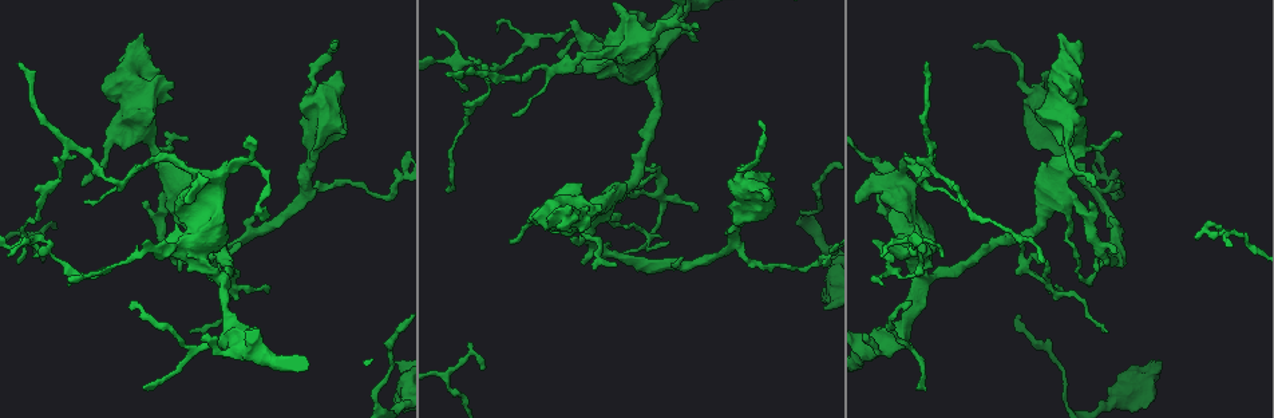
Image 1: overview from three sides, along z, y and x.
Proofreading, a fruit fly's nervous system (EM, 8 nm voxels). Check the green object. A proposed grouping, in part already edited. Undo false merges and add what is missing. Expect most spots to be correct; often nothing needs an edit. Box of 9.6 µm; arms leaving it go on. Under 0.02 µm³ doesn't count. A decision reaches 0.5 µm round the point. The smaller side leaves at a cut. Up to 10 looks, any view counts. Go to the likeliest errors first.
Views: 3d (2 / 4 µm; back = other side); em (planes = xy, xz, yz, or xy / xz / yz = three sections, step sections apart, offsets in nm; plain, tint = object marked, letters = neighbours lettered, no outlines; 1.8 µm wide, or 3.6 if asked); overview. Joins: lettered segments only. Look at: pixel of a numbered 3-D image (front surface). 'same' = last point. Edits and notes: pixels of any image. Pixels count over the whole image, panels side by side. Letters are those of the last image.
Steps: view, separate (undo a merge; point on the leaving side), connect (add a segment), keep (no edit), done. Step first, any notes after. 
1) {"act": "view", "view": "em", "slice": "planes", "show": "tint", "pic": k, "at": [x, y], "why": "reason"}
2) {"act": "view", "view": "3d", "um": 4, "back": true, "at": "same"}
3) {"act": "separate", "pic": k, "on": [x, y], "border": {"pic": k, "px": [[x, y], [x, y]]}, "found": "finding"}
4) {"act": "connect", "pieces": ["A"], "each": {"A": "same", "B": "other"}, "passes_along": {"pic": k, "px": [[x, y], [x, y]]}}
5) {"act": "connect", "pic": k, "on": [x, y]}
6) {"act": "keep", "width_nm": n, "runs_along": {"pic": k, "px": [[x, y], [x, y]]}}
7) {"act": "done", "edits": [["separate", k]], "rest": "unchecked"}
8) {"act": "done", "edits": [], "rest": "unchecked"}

{"act": "view", "view": "em", "um": 3.6, "slice": "xz", "step": 4, "show": "tint", "pic": 1, "at": [247, 162], "why": "sudden change in width"}

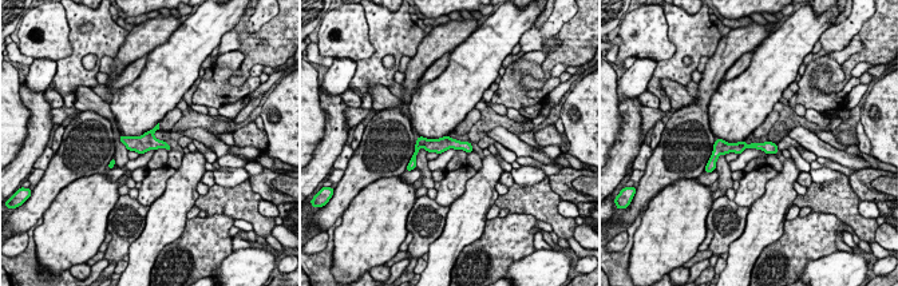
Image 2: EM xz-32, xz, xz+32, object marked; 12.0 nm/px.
{"act": "view", "view": "em", "um": 3.6, "slice": "xy", "step": 16, "show": "tint", "at": "same", "why": "another direction"}

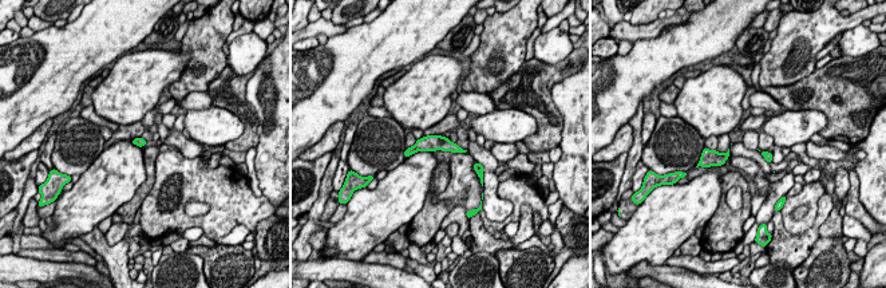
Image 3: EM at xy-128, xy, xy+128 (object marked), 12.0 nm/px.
{"act": "view", "view": "em", "um": 3.6, "slice": "xy", "step": 16, "show": "letters", "at": "same", "why": "see the neighbours"}

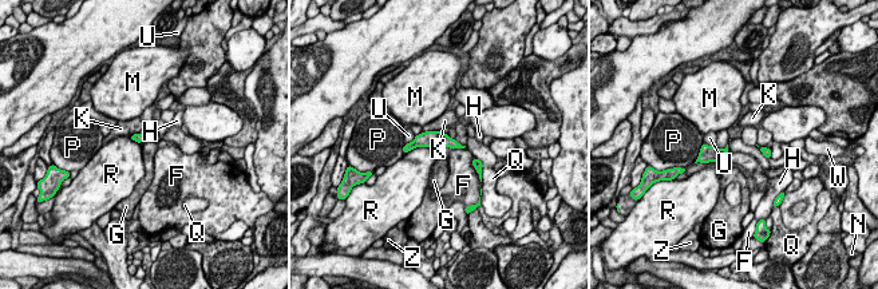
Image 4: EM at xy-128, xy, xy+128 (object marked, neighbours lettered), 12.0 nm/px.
{"act": "keep", "each": {"F": "other", "G": "other", "H": "other", "K": "other", "M": "other", "N": "other", "P": "other", "Q": "other", "R": "other", "U": "other", "W": "other", "Z": "other"}, "border": {"pic": 4, "px": [[756, 145], [767, 159]]}, "found": "continuous, no second neuron"}

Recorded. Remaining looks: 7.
{"act": "view", "view": "3d", "um": 2, "pic": 1, "at": [825, 306], "why": "branch stops here"}

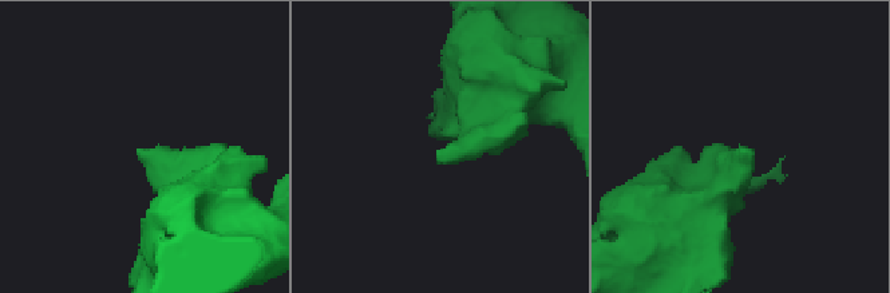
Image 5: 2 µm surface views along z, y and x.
{"act": "view", "view": "em", "um": 3.6, "slice": "planes", "show": "letters", "pic": 5, "at": [744, 149], "why": "need the tissue"}

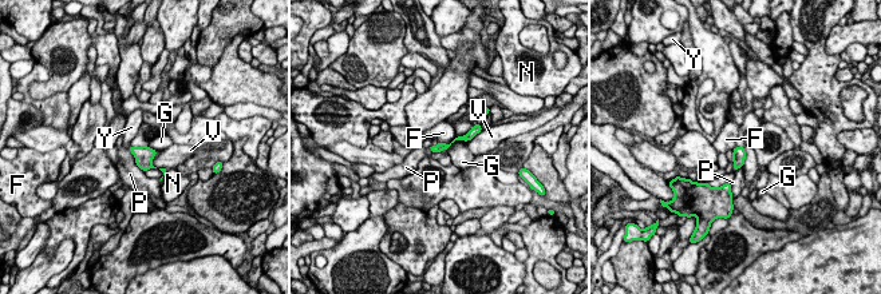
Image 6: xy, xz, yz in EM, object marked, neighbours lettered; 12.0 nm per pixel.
{"act": "keep", "width_nm": 120, "each": {"F": "other", "G": "other", "N": "other", "P": "other", "V": "other", "Y": "other"}, "runs_along": {"pic": 6, "px": [[475, 131], [433, 149]]}, "found": "none of them fits"}

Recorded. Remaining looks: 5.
{"act": "view", "view": "3d", "um": 2, "pic": 1, "at": [136, 56], "why": "thick turns thin"}

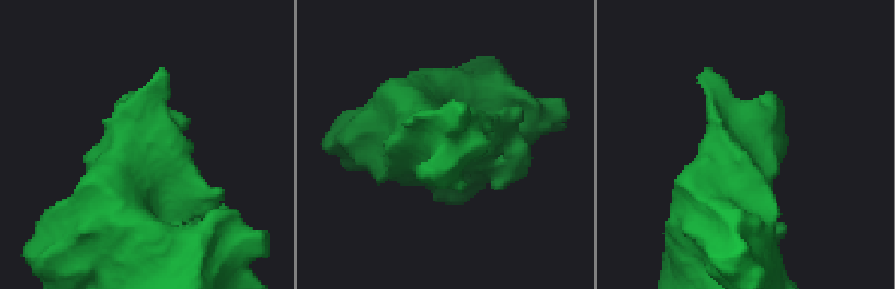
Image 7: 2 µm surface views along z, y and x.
{"act": "view", "view": "em", "slice": "planes", "show": "tint", "pic": 7, "at": [729, 139]}

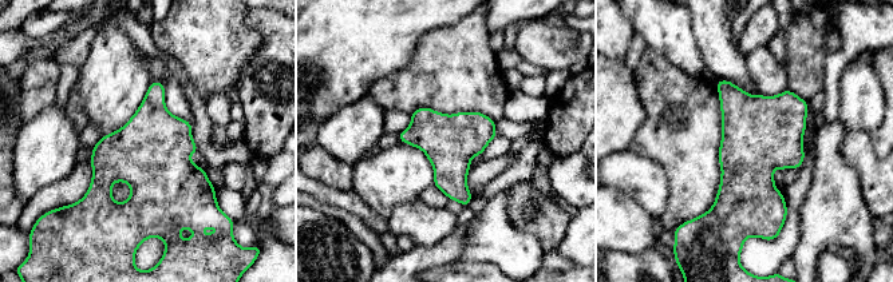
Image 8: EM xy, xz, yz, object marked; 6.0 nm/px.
{"act": "view", "view": "em", "slice": "planes", "show": "letters", "at": "same", "why": "see the neighbours"}

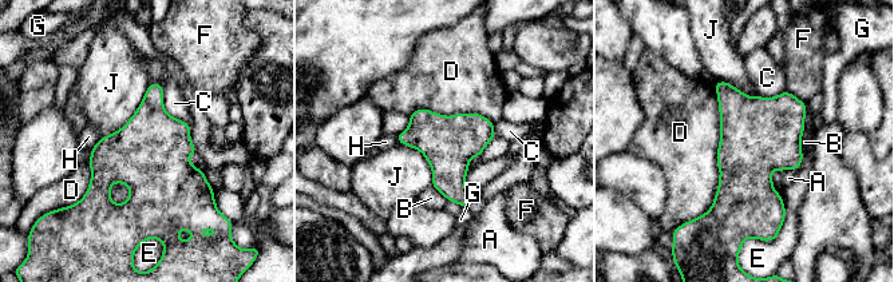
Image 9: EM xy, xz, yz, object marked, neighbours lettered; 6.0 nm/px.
{"act": "keep", "longest_contact_nm": ["D", 800], "each": {"A": "other", "B": "other", "C": "other", "D": "other", "E": "other", "F": "other", "G": "other", "H": "other", "J": "other"}, "found": "all the same neuron"}

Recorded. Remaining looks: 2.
{"act": "view", "view": "em", "slice": "planes", "show": "letters", "pic": 1, "at": [216, 280], "why": "a fork"}

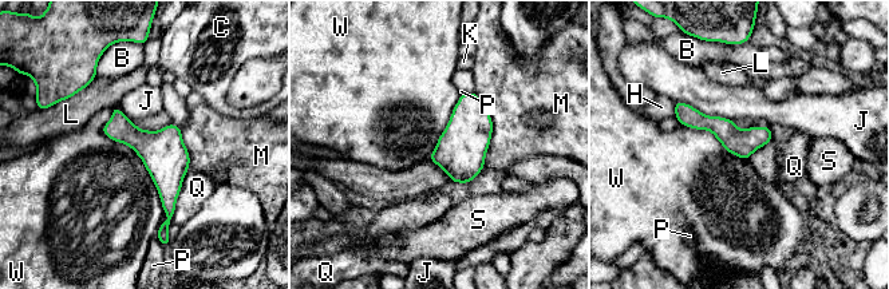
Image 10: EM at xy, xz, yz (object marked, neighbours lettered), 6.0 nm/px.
{"act": "keep", "width_nm": 170, "longest_contact_nm": ["W", 700], "each": {"B": "other", "C": "other", "H": "other", "J": "other", "K": "other", "L": "other", "M": "other", "P": "other", "Q": "other", "S": "other", "W": "other"}, "found": "all the same neuron"}

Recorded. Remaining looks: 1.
{"act": "done", "edits": [], "rest": "unchecked"}

